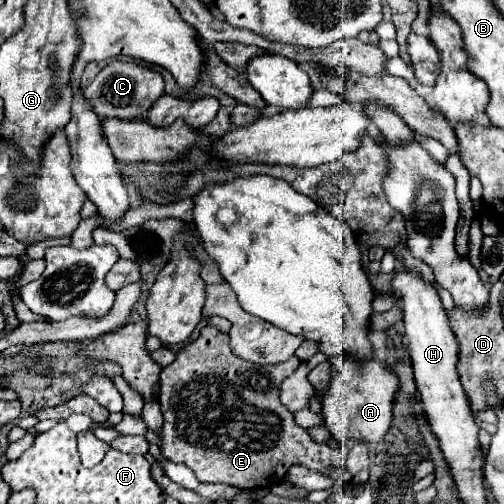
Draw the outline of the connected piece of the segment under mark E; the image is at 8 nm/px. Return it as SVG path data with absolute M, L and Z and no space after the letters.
M204 327L200 337L160 373L164 457L188 465L202 483L226 483L242 489L272 487L298 463L312 471L324 471L328 465L344 469L342 449L316 443L280 401L282 381L300 363L296 355L276 365L248 363L232 353L228 333Z

